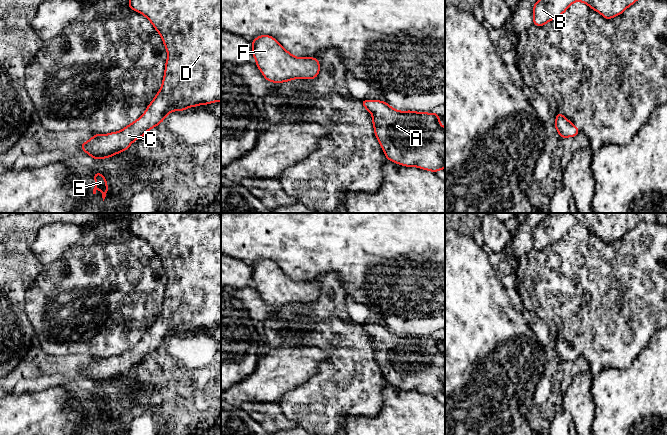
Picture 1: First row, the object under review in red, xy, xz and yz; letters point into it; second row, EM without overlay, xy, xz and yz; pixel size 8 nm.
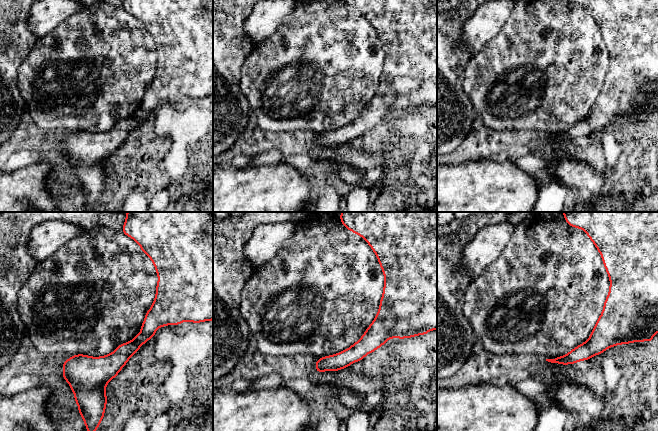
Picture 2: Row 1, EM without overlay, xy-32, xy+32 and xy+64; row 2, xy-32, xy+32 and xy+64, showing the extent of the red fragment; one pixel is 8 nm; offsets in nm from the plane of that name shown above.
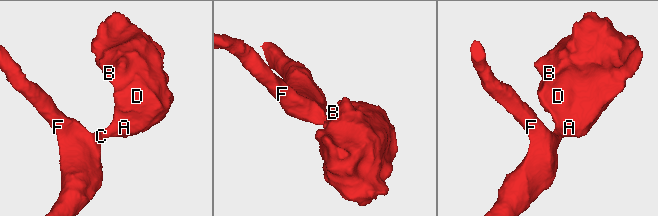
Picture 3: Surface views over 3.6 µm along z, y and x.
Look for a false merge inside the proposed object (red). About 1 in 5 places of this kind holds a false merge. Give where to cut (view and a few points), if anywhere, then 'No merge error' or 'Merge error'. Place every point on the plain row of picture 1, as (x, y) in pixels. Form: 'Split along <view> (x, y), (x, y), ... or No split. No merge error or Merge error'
No split. No merge error

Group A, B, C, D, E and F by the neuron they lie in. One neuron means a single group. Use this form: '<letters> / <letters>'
A B C D E F

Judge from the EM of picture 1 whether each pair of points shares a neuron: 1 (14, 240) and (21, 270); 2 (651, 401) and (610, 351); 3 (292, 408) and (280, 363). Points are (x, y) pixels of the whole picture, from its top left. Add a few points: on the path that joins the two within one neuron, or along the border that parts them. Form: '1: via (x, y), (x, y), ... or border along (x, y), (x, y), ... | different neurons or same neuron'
1: via (14, 247), (14, 263) | same neuron
2: border along (640, 351), (625, 367), (602, 368) | different neurons
3: border along (308, 379), (304, 383), (288, 389), (278, 402) | different neurons

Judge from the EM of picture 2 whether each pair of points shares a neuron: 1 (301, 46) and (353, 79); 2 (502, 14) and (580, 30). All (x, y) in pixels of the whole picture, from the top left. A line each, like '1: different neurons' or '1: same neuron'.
1: same neuron
2: different neurons

